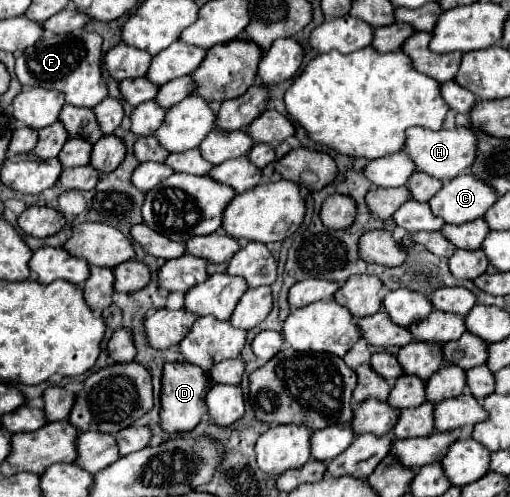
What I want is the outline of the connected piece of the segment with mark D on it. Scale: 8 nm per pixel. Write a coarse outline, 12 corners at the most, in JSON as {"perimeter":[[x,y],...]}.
{"perimeter":[[164,366],[160,424],[190,432],[208,412],[210,374]]}

